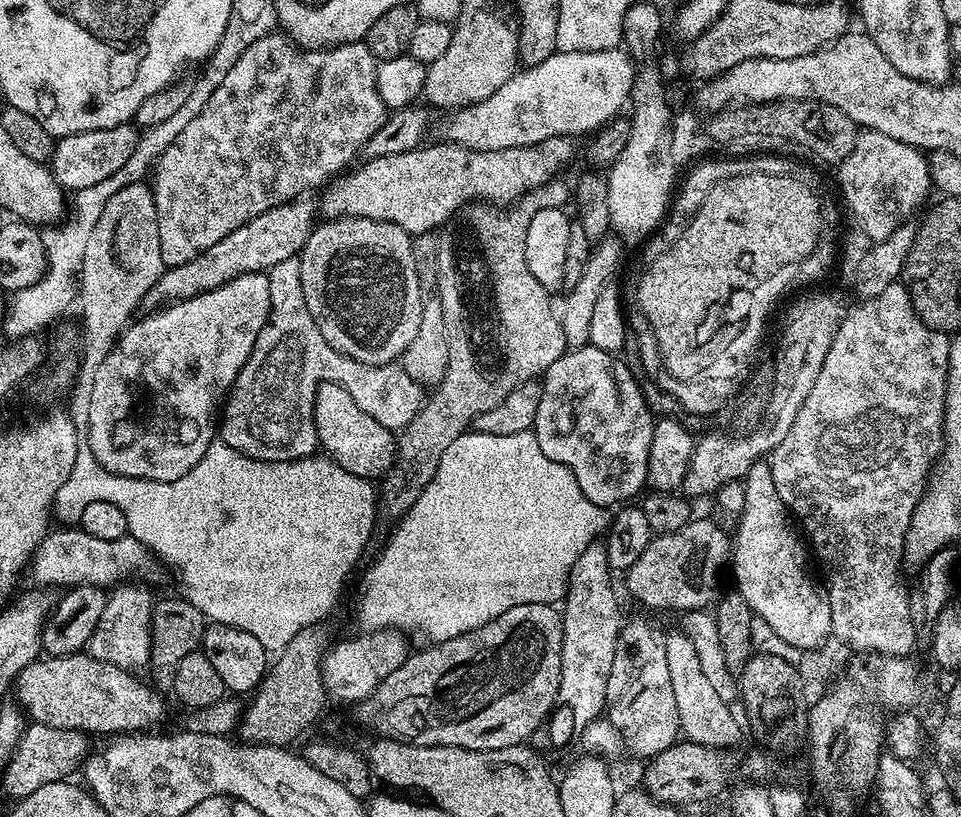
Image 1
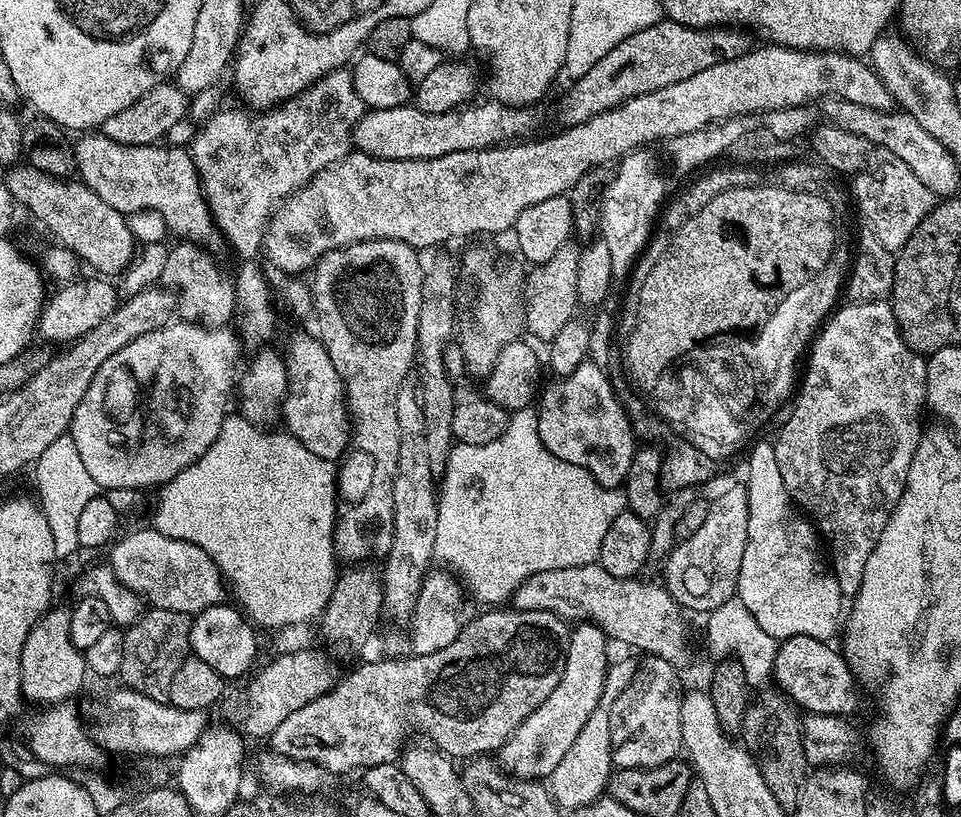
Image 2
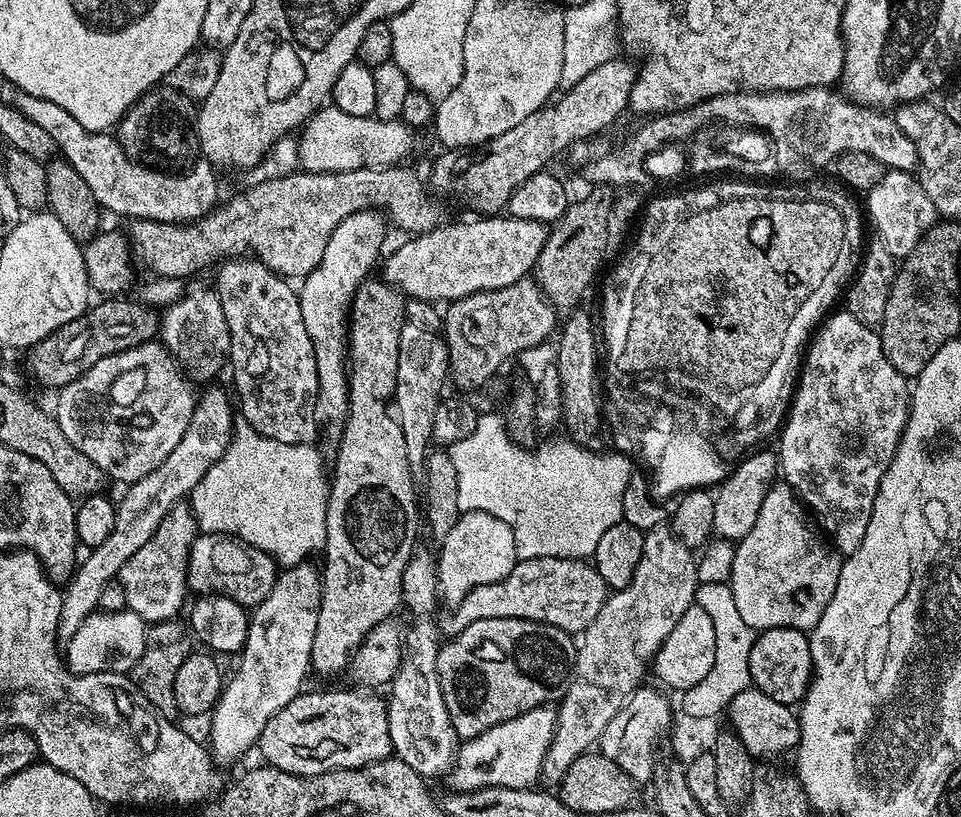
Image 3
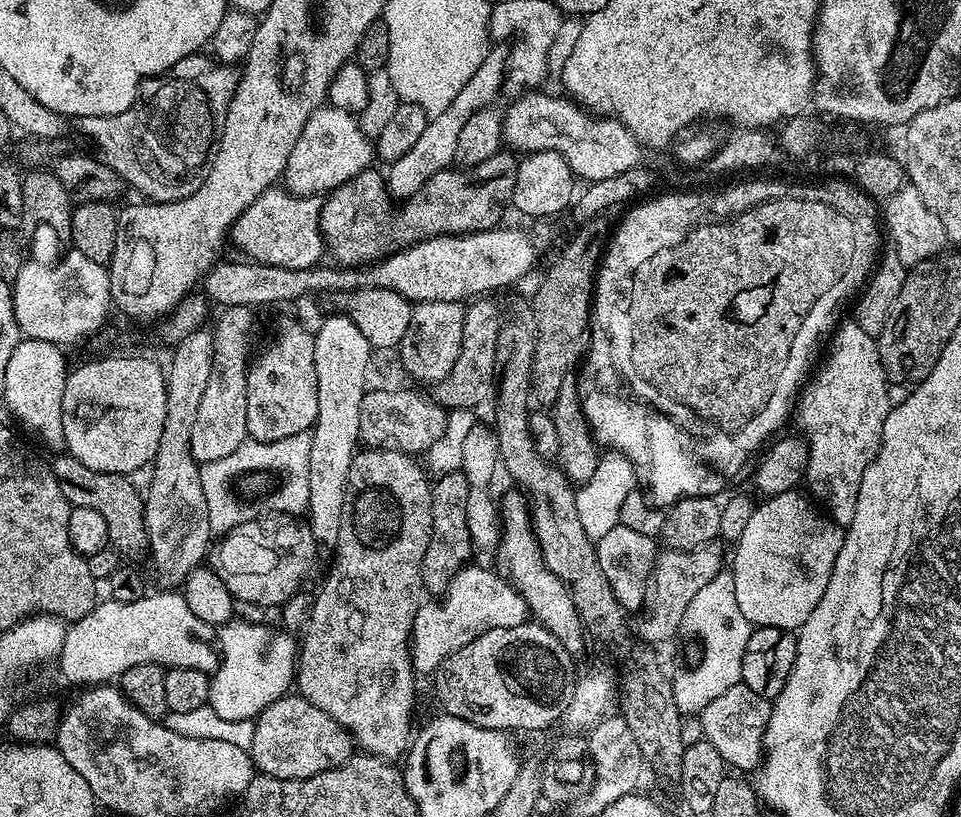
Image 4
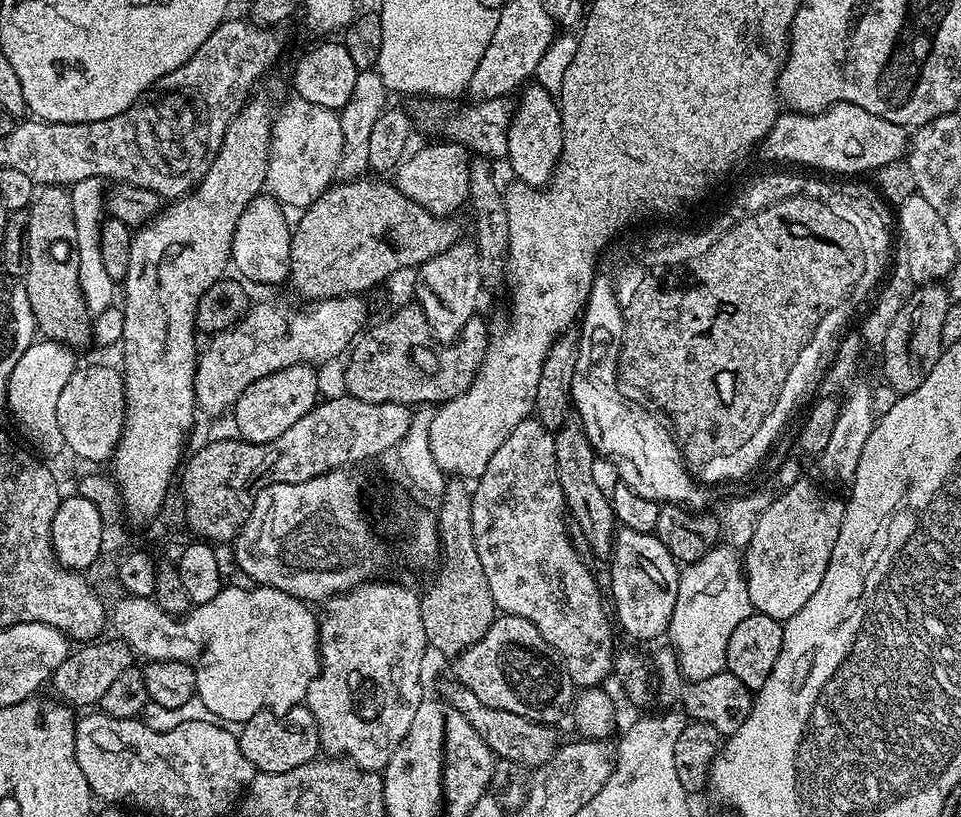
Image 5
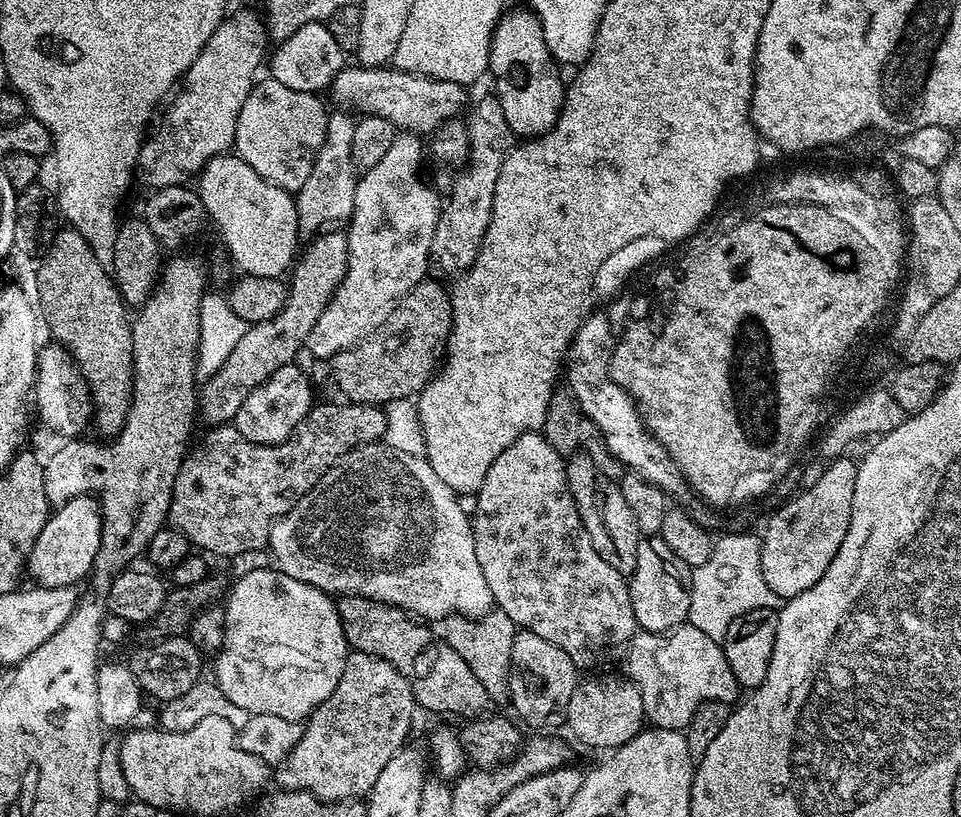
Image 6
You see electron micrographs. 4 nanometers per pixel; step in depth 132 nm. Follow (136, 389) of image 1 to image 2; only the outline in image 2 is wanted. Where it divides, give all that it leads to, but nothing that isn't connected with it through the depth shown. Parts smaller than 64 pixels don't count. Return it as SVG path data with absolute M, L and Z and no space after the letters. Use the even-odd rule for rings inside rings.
M169 322L158 330L150 330L150 334L142 334L142 338L134 338L130 346L122 346L118 354L110 354L98 366L98 374L94 374L86 394L82 394L82 402L78 402L78 410L74 410L70 429L79 460L97 489L141 490L151 484L163 486L210 450L214 438L218 438L218 430L222 430L225 416L229 415L228 395L231 392L233 395L241 367L242 340L230 329Z

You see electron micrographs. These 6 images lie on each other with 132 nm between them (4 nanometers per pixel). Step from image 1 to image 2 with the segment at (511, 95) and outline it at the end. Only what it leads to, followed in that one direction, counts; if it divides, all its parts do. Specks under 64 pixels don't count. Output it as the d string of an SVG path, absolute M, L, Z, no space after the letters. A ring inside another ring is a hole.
M473 103L455 112L442 114L426 114L420 108L408 104L390 110L373 108L365 111L363 118L357 122L352 138L355 147L368 156L377 156L383 160L429 160L462 150L500 146L531 133L528 132L532 128L531 107L489 103Z

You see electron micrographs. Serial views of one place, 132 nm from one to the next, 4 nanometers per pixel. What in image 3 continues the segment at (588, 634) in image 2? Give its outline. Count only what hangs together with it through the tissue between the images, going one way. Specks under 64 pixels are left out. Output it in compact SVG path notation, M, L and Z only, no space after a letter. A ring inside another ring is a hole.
M555 707L535 708L478 734L472 740L464 740L454 752L455 779L458 781L461 776L468 776L466 792L479 788L527 788L533 785L555 734L556 716Z

